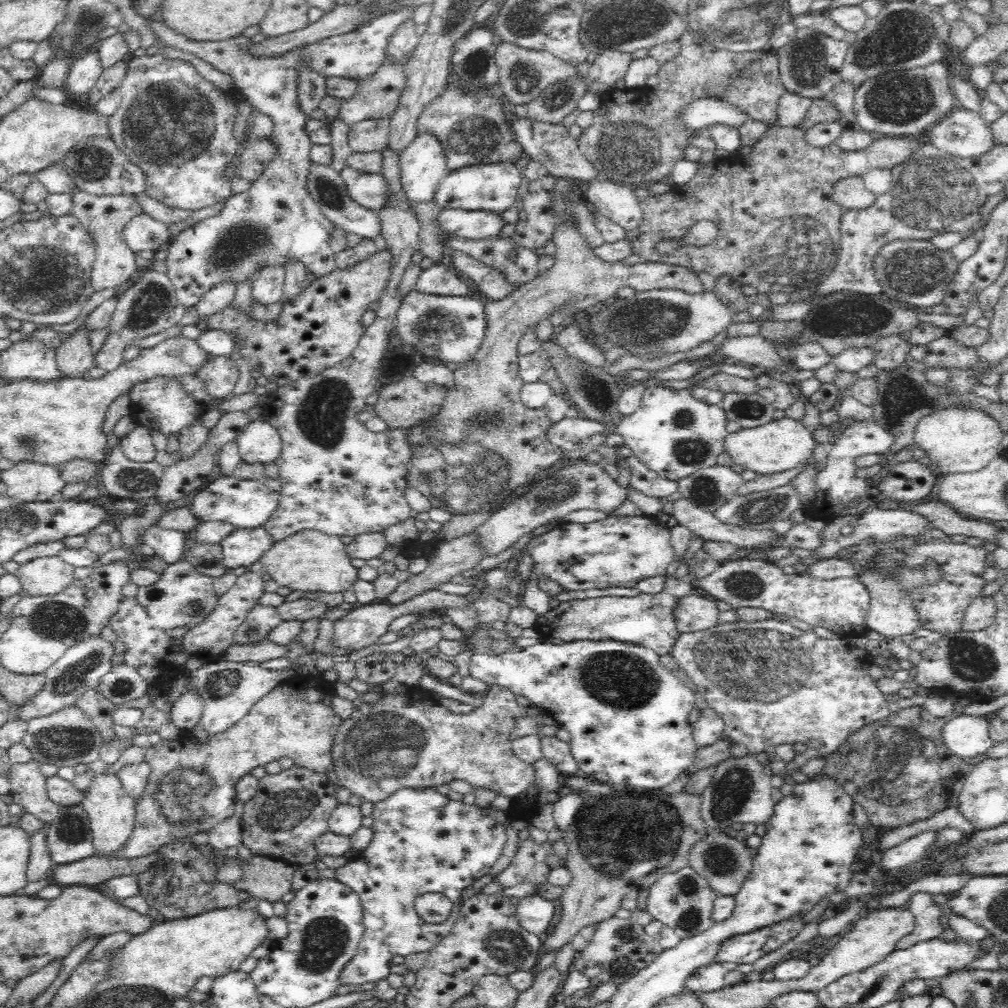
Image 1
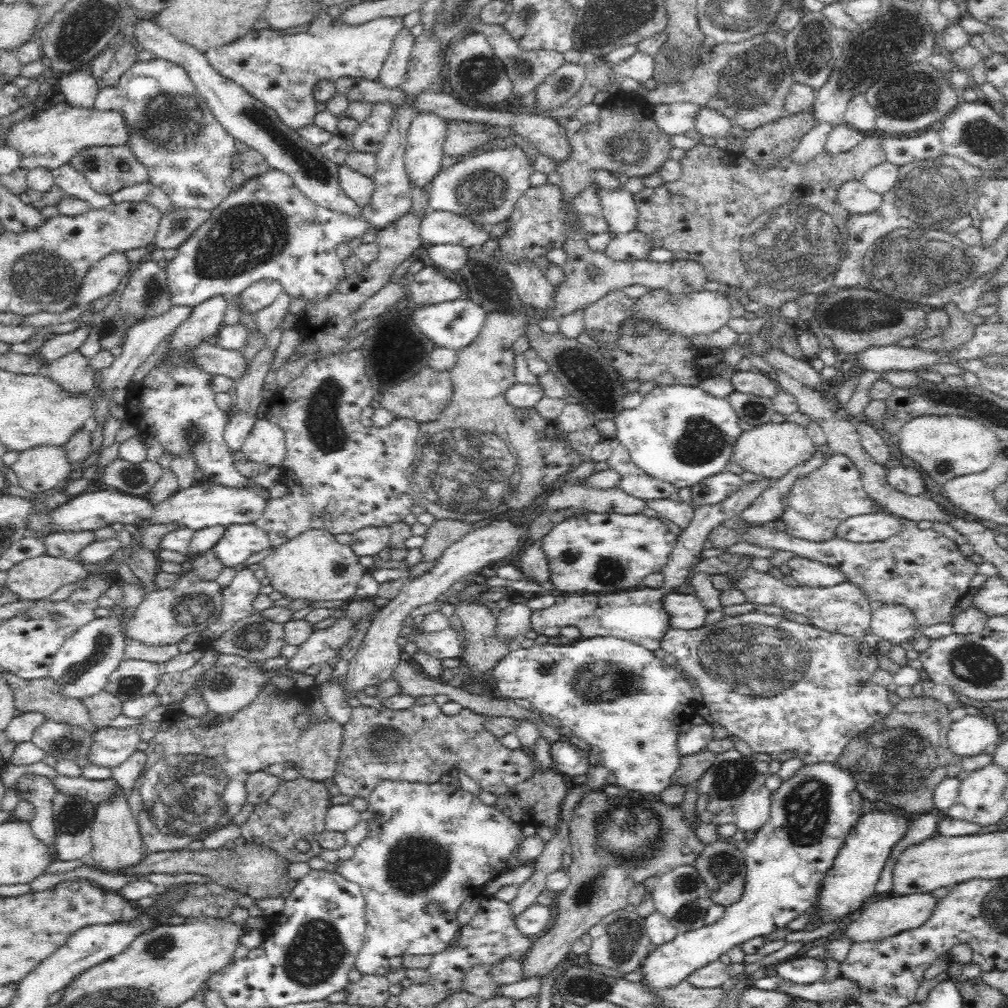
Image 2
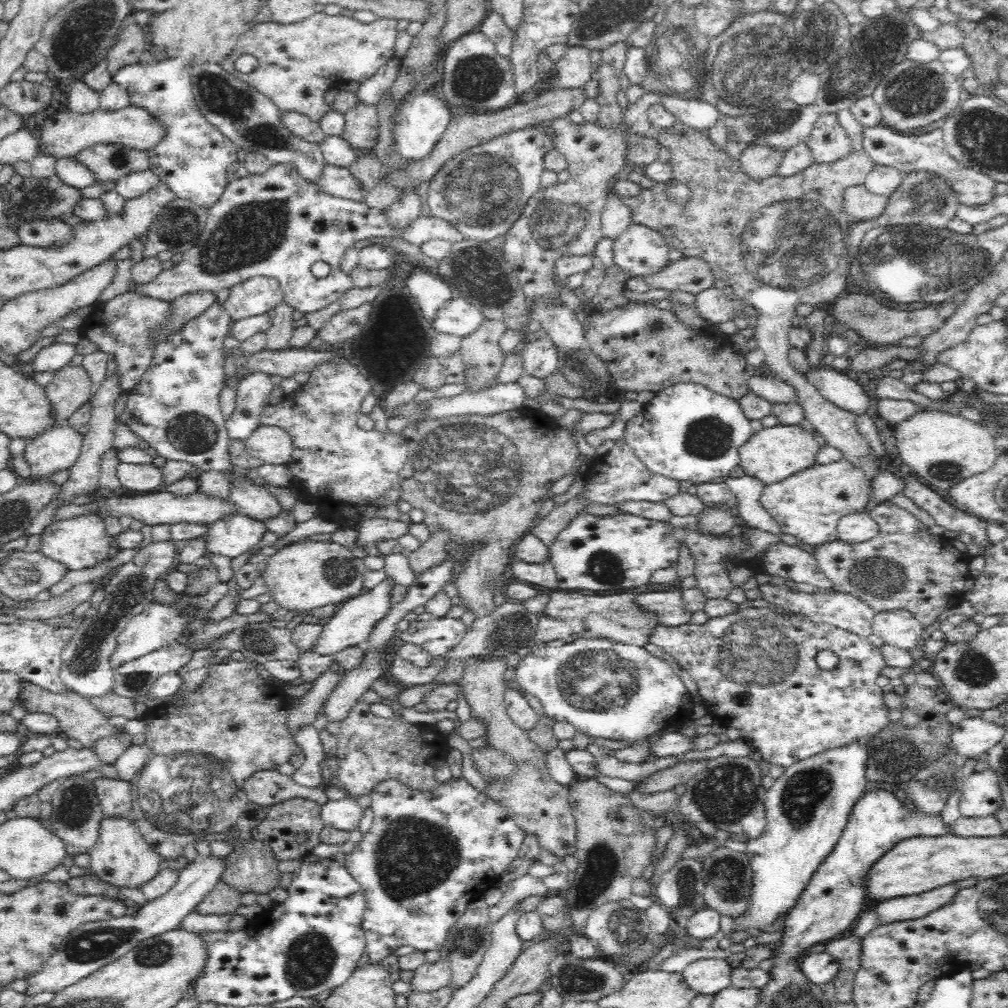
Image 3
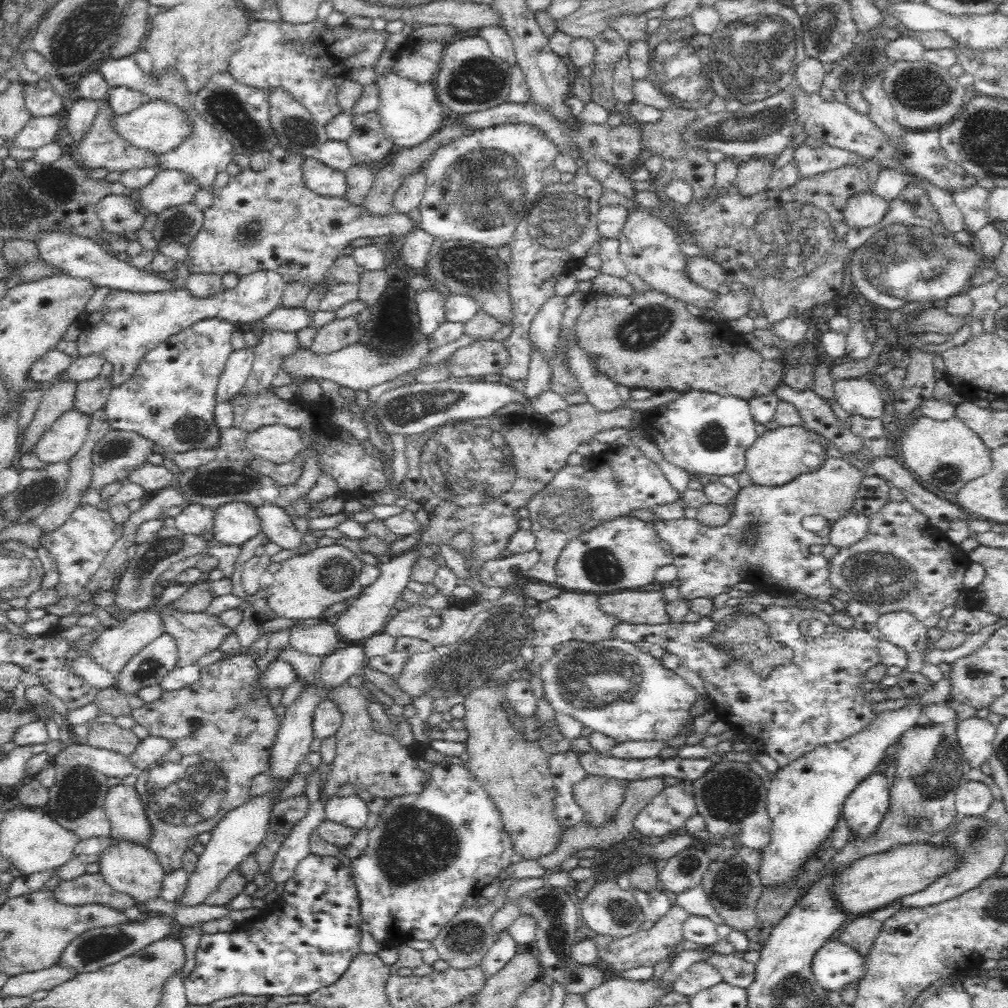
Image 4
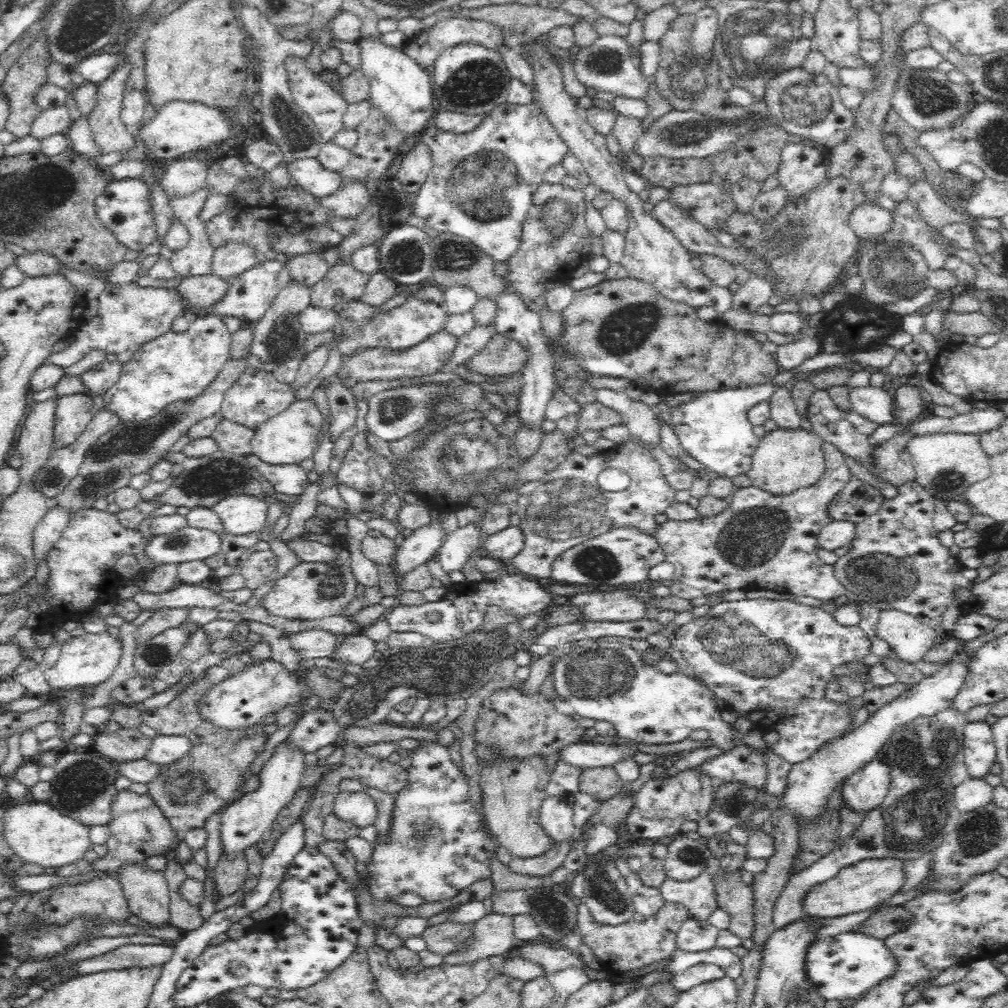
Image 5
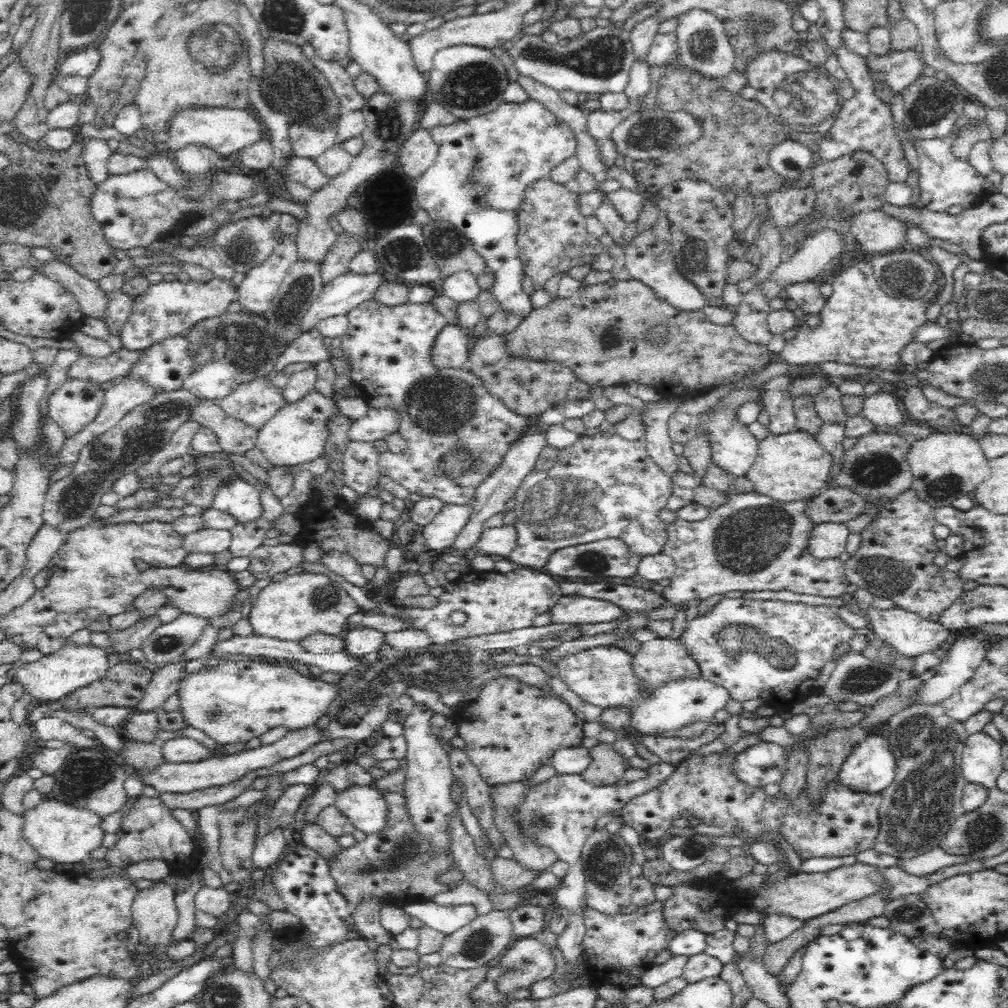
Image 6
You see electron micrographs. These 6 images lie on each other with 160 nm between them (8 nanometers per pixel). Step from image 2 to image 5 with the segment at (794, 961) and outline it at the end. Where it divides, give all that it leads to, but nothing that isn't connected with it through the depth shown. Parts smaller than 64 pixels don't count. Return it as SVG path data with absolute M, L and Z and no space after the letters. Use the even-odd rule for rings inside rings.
M854 931L817 940L810 946L805 957L807 975L826 1001L832 998L840 1001L845 998L858 999L868 988L892 976L896 968L896 959L883 940L872 939Z

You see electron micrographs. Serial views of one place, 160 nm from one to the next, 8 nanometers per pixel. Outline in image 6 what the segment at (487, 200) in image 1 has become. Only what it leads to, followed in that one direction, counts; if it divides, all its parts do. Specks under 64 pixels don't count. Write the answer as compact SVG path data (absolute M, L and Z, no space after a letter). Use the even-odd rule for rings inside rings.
M528 99L523 103L509 103L504 101L498 108L495 108L492 112L486 113L482 116L473 116L469 119L459 119L454 124L448 126L435 126L429 130L430 137L434 141L434 144L438 147L437 158L434 165L428 168L427 172L424 172L418 180L415 181L415 198L419 209L422 209L428 213L430 221L432 222L446 222L453 225L453 228L460 231L467 237L467 240L471 243L473 248L478 252L487 264L487 270L494 272L495 280L491 288L491 294L494 299L500 304L501 310L508 312L509 314L516 314L521 317L521 320L526 320L534 308L531 302L531 298L528 297L522 287L523 270L522 261L519 259L518 253L518 211L522 206L526 196L525 192L530 188L530 184L534 184L541 179L546 179L550 175L550 172L566 159L574 157L577 151L577 140L573 130L549 109L541 101Z

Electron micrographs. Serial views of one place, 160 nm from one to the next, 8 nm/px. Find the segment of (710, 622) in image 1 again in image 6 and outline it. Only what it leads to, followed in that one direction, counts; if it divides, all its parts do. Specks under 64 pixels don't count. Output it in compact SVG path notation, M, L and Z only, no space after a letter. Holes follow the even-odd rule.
M562 595L558 604L552 607L551 622L556 624L600 624L600 622L621 620L626 612L607 600Z

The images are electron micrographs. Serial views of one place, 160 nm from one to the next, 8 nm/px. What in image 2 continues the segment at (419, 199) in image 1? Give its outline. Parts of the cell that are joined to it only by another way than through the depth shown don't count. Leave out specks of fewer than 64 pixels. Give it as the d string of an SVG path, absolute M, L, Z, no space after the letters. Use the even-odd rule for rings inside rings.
M417 113L409 126L405 148L405 170L412 186L428 189L440 174L446 120L434 113Z

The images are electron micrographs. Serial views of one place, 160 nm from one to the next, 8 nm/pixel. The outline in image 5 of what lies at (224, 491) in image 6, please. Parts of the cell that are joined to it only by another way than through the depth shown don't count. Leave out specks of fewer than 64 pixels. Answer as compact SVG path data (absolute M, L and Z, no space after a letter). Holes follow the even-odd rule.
M250 495L224 497L213 506L224 531L234 536L258 533L266 520L268 503Z

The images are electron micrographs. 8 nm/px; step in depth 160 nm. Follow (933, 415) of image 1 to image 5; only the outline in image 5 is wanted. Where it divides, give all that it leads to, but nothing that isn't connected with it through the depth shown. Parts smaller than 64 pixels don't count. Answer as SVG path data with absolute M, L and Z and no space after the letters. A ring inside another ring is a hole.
M950 431L915 435L907 443L907 452L913 460L915 481L940 500L961 499L966 488L991 473L990 457L981 448L976 434Z

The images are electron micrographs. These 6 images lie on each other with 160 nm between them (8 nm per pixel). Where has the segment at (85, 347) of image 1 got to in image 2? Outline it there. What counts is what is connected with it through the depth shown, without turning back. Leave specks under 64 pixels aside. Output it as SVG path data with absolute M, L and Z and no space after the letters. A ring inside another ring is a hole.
M76 348L74 352L56 358L48 366L48 376L68 392L95 394L94 369L86 358Z

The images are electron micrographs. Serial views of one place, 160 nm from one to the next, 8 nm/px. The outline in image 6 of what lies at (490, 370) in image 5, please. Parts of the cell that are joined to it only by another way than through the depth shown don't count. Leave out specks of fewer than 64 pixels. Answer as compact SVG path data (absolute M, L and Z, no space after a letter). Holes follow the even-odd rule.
M609 279L603 283L583 281L566 300L550 302L542 310L534 310L526 320L504 334L504 347L510 355L540 362L560 363L588 385L602 387L638 383L652 388L654 396L683 397L739 382L746 374L766 368L775 356L767 346L748 342L732 324L714 324L702 310L686 312L658 298L653 288L641 280ZM658 325L666 329L664 344L654 344L649 332Z

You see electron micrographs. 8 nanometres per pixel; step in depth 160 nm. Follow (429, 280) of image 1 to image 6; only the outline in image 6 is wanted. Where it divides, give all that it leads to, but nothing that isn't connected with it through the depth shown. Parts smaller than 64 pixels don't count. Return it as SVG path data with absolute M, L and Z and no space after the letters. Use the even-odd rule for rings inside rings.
M366 300L346 315L348 324L340 336L339 350L351 362L351 382L363 392L363 399L369 406L391 406L401 418L399 433L408 443L404 454L383 453L379 457L379 469L399 482L409 492L423 497L436 497L445 504L469 505L475 498L475 490L496 471L517 438L520 438L528 426L528 417L520 416L502 403L498 397L490 394L484 383L467 366L445 368L440 371L430 362L430 348L438 333L448 324L446 318L430 303L409 304L408 302L386 307L376 300ZM464 450L472 458L480 458L478 469L464 471L456 478L448 477L442 471L436 471L438 460L449 453Z

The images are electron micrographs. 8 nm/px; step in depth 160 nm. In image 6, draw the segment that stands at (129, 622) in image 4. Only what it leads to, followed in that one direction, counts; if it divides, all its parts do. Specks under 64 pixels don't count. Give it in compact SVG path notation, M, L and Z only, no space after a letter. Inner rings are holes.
M73 642L63 645L57 652L40 658L38 662L20 662L14 681L33 697L36 703L47 704L60 701L77 689L102 680L112 666L113 658L107 650L93 646L91 642L77 646Z

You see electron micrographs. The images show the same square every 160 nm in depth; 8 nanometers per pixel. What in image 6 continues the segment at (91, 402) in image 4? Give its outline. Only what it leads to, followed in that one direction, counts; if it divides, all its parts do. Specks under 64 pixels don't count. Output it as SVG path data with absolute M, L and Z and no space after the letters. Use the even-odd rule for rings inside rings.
M122 347L104 358L95 359L82 354L78 361L70 366L72 379L90 381L96 384L125 378L132 364L142 356L142 351L131 351Z

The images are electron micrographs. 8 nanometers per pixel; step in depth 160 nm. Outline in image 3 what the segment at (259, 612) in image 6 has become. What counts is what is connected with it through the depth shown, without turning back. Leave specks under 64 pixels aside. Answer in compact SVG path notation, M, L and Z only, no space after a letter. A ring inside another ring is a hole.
M302 538L266 557L263 578L273 601L286 610L313 610L329 604L346 602L363 591L364 561L352 555L346 546L332 540Z

